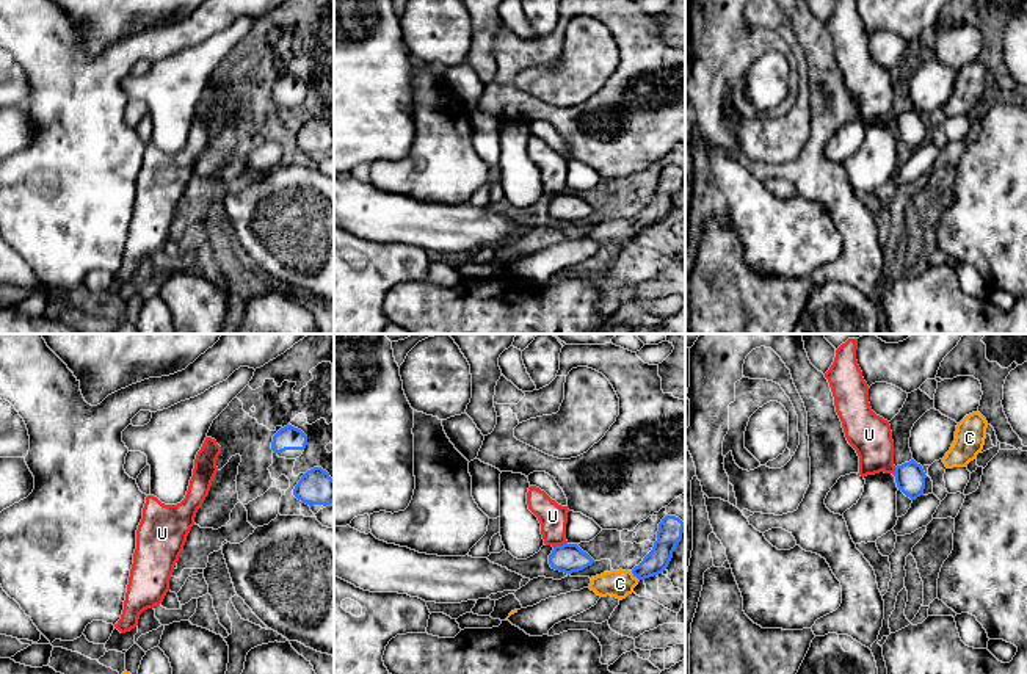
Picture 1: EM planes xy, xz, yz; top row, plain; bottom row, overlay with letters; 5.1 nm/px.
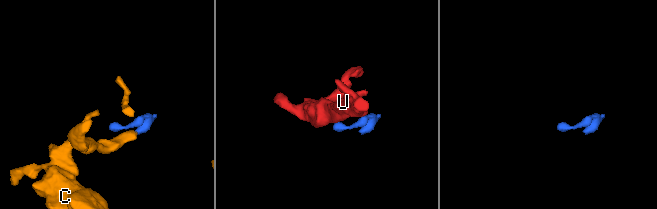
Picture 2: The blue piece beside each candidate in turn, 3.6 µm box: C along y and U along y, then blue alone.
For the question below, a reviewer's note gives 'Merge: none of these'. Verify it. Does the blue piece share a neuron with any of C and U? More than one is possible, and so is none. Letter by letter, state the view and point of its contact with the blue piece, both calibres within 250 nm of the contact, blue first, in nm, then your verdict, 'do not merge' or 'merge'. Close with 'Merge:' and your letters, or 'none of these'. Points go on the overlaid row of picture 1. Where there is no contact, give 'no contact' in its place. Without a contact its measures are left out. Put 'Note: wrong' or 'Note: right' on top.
Note: wrong
C: xz (634, 576) | 120/140 nm | merge
U: xz (560, 546) | 150/140 nm | do not merge
Merge: C

